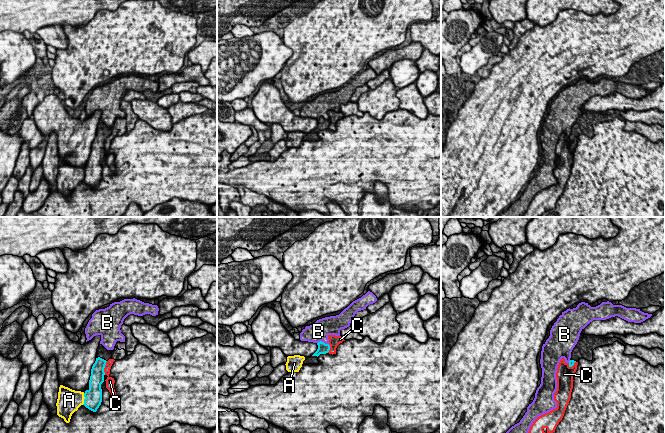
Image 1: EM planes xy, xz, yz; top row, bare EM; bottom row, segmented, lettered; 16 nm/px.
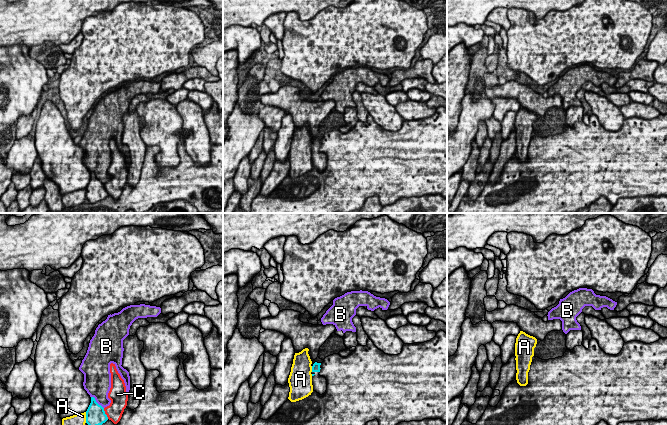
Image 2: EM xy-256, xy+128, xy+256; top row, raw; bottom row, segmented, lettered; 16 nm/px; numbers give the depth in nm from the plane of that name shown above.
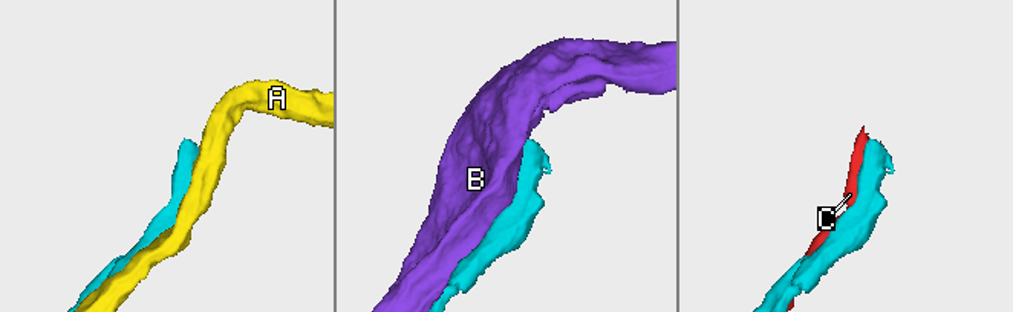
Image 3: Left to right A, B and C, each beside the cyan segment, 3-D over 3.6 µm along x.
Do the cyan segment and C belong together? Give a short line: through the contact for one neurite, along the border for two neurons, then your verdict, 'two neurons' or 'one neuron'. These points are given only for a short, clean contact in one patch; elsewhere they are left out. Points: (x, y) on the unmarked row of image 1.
two neurons

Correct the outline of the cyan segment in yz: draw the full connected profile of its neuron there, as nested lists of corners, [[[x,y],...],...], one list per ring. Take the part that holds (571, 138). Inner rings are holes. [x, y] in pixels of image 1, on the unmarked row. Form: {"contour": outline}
{"contour": [[[584,111],[580,114],[571,128],[571,134],[569,137],[569,143],[572,143],[575,138],[578,138],[581,134],[588,137],[593,136],[593,126],[595,124],[612,121],[614,118],[625,122],[625,131],[636,131],[648,138],[651,142],[665,141],[665,127],[659,124],[647,125],[643,122],[631,122],[625,120],[618,114],[605,114],[603,112]]]}

